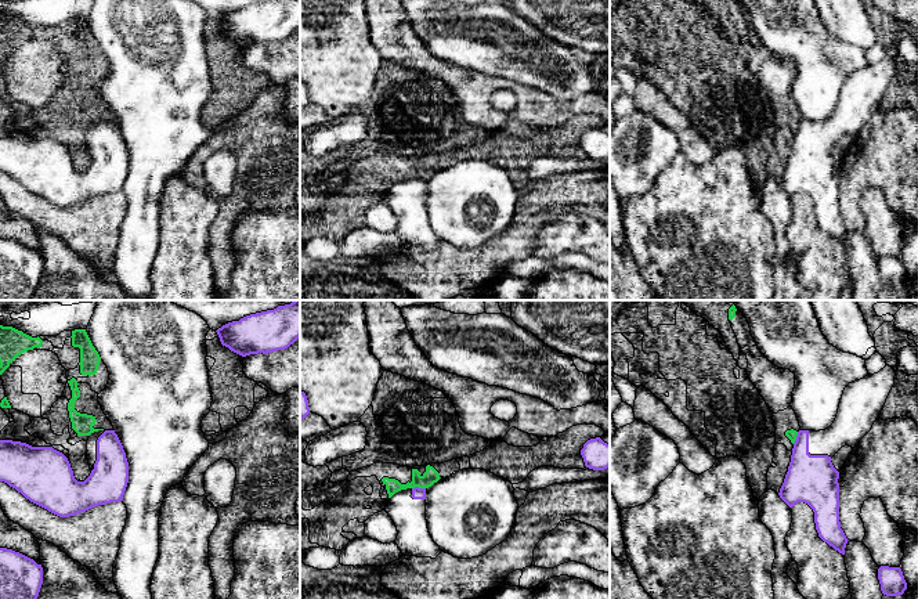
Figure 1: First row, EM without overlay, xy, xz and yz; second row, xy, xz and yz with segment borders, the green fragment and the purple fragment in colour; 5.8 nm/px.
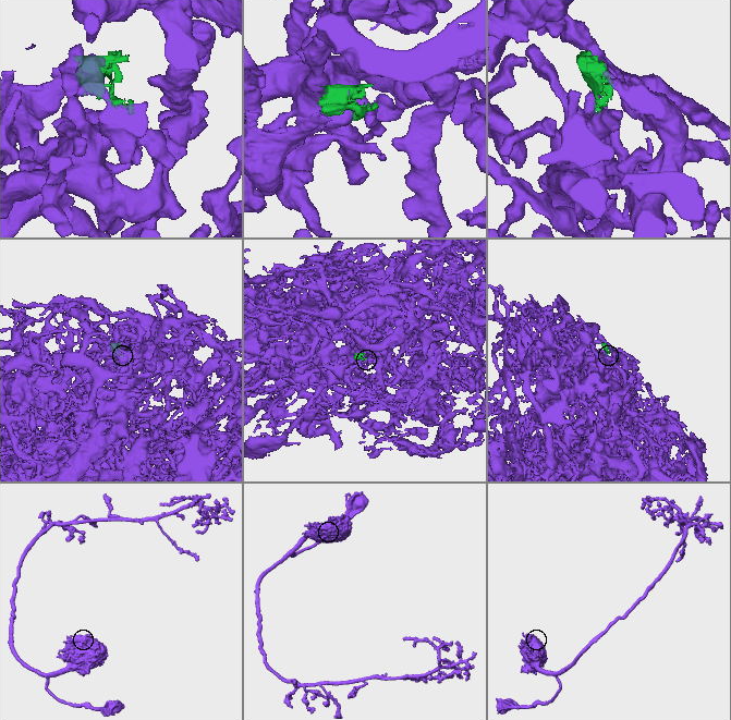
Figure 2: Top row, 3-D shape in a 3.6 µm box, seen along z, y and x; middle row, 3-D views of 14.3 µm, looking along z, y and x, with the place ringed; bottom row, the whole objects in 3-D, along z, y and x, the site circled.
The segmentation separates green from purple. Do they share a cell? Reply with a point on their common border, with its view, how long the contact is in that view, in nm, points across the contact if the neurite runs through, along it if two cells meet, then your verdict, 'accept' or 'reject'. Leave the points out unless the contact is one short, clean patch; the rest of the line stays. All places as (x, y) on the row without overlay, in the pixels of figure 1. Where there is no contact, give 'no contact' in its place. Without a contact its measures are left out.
meets green in xz at (418, 176); contact 80 nm long; accept

